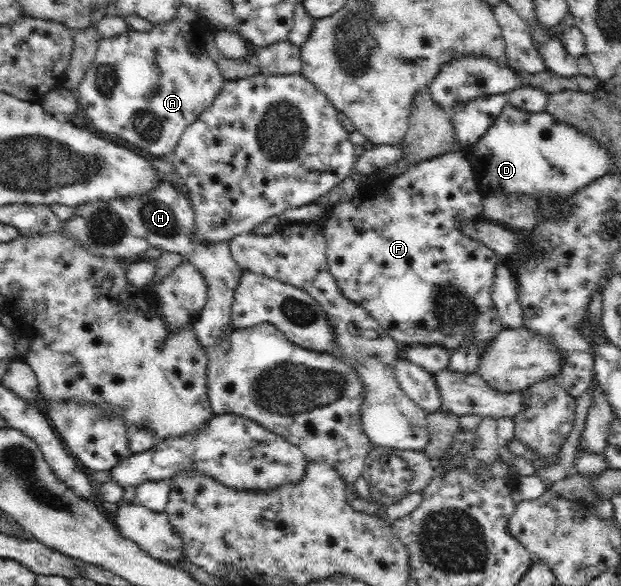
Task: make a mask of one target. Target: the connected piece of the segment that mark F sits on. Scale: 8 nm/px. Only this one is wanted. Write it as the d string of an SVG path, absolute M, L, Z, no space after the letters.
M460 147L458 151L411 164L402 174L393 178L385 178L365 185L354 195L352 200L338 202L330 208L324 218L323 233L327 242L327 263L329 271L337 282L338 288L344 296L352 302L364 307L372 318L378 321L378 325L390 335L402 348L410 344L437 344L447 348L450 352L456 348L468 348L468 344L479 346L482 353L488 344L503 330L500 318L496 315L496 307L492 303L492 280L498 266L498 256L484 243L472 239L464 234L460 226L462 220L481 219L483 198L478 191L478 182L475 179L475 171L468 160L466 149Z

